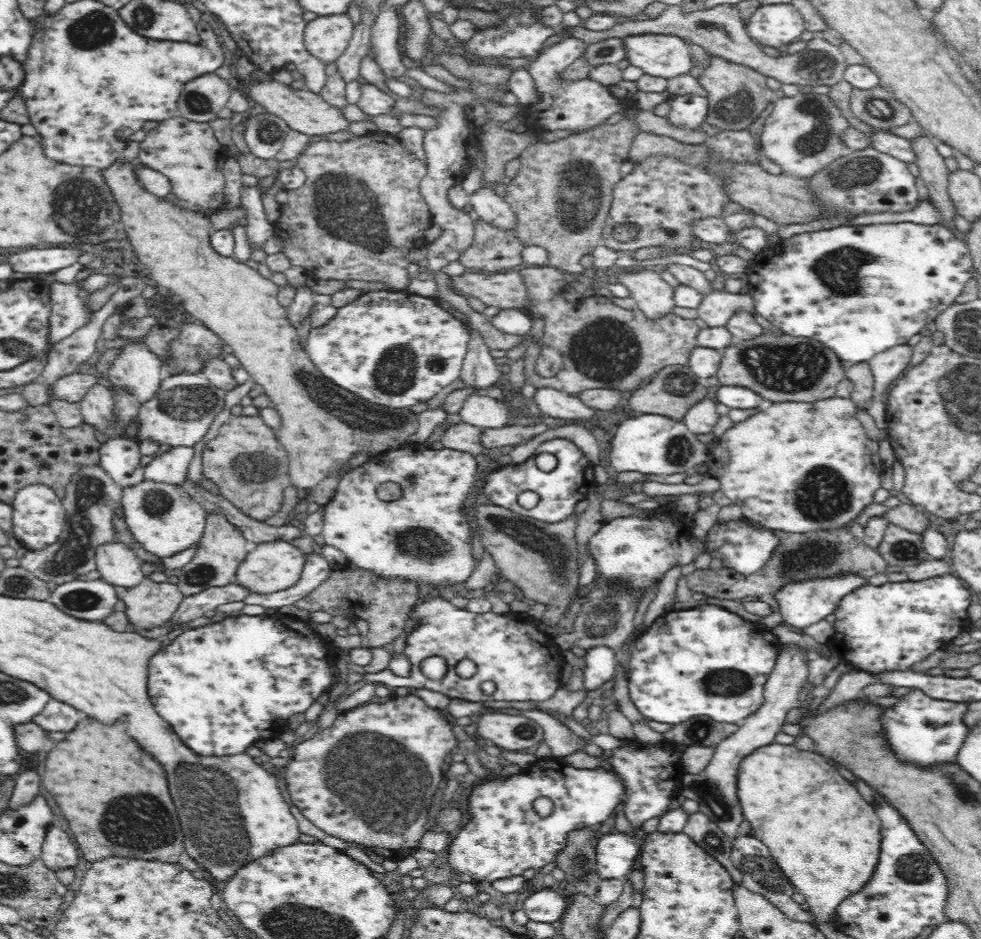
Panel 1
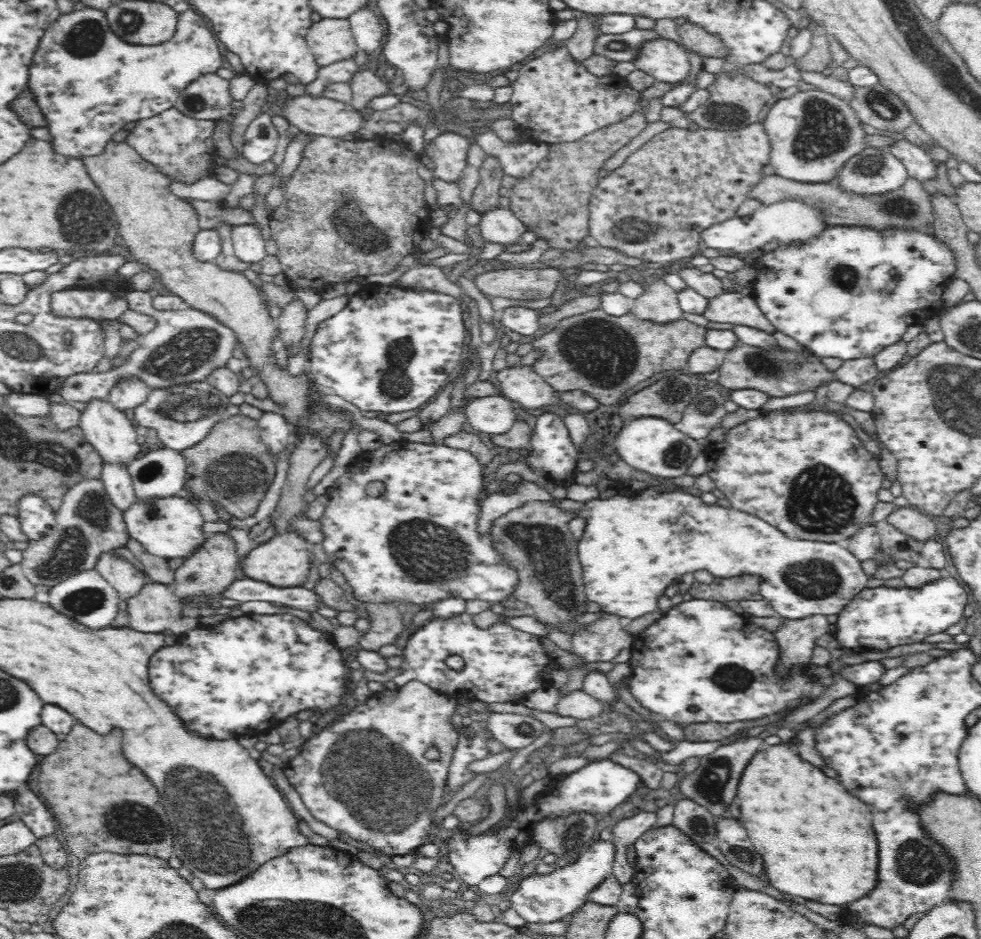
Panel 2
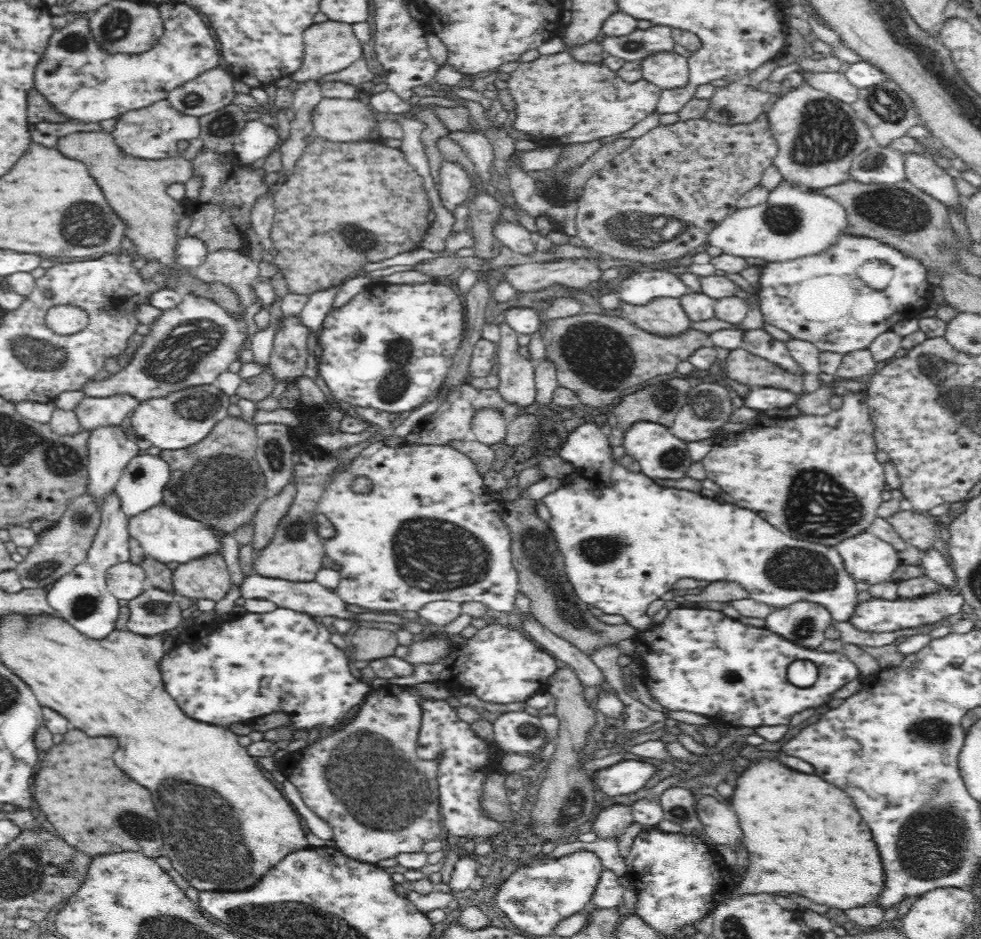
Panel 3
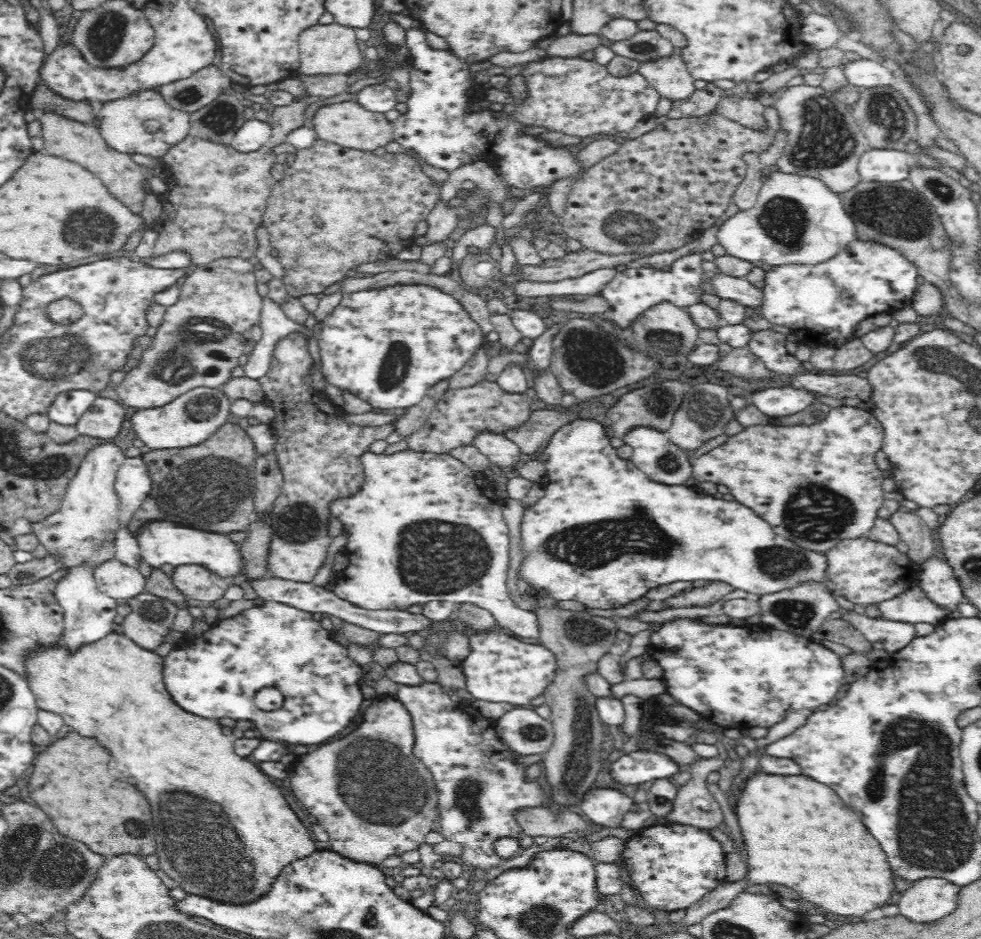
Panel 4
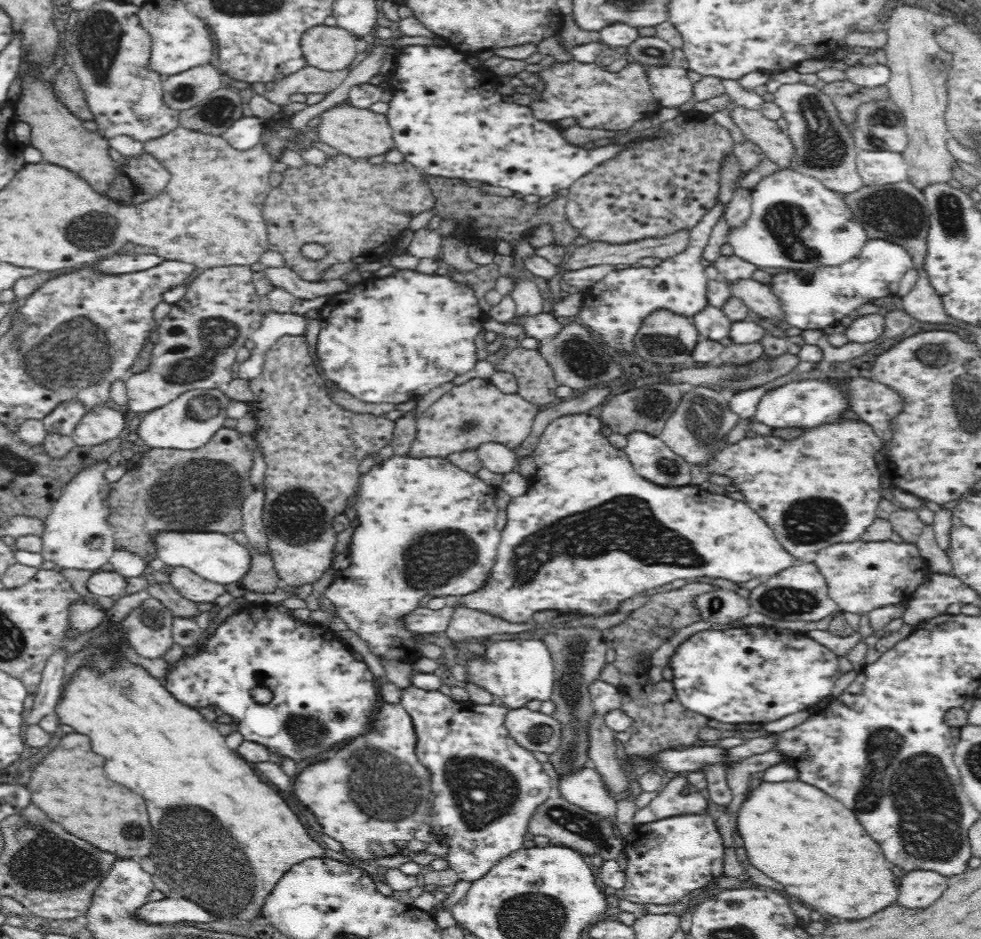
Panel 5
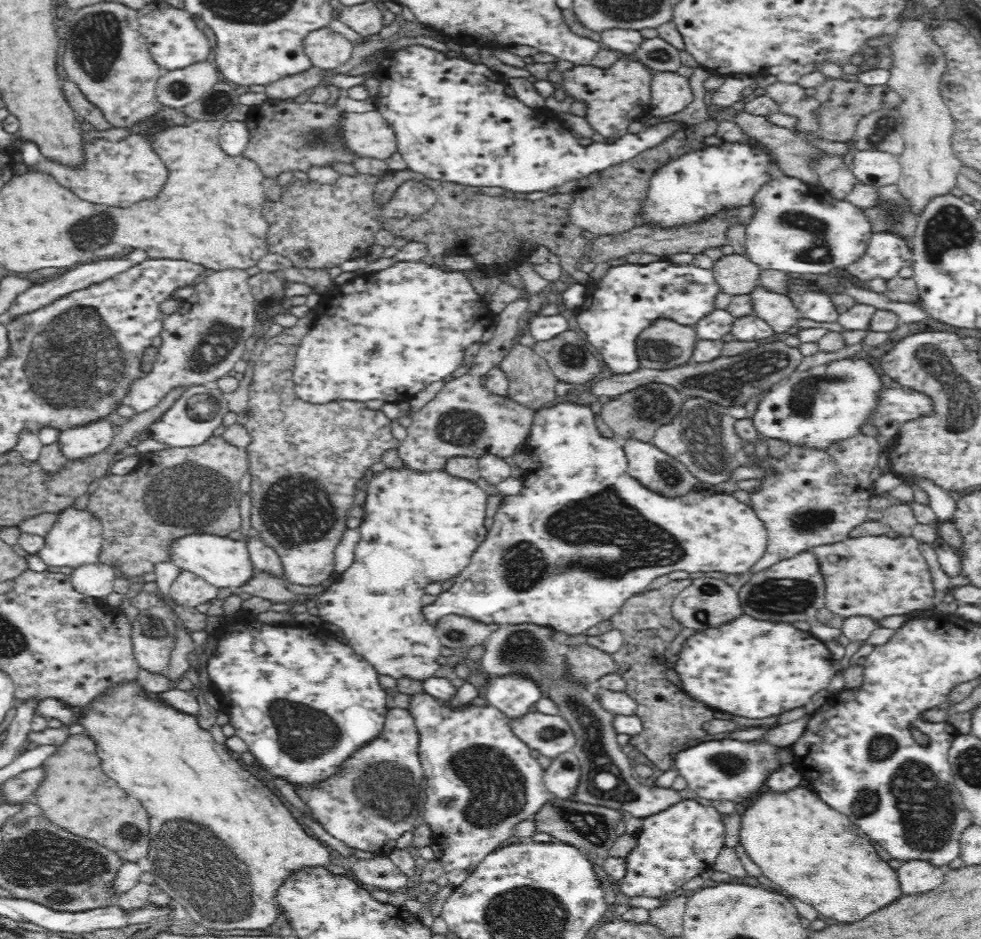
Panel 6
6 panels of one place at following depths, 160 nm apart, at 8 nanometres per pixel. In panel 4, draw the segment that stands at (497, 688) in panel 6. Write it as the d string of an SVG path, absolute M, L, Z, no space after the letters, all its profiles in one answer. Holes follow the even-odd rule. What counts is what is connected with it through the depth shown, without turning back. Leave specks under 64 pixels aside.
M480 632L469 636L469 645L472 652L461 665L467 678L466 688L475 699L509 702L521 707L543 695L554 682L557 658L551 649L542 644L528 644L504 633Z

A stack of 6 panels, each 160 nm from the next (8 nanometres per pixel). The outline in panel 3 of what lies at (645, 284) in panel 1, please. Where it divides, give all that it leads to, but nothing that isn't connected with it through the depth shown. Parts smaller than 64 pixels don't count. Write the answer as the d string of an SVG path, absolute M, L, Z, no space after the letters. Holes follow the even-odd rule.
M674 298L656 299L646 307L635 307L621 301L619 309L634 328L650 336L674 340L692 330L693 322L689 321L679 300Z

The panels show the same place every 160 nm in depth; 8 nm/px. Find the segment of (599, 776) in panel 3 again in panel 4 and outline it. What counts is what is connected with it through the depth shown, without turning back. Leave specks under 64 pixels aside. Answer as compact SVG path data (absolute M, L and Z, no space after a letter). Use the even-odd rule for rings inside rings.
M654 750L630 752L610 765L610 775L622 785L638 785L658 778L684 775L686 768L668 754Z

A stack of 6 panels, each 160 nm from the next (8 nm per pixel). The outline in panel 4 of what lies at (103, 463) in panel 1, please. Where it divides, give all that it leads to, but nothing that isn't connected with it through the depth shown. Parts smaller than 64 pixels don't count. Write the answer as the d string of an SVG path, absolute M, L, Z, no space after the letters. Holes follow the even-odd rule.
M76 567L68 571L69 573L57 582L55 595L63 608L63 631L58 649L71 655L76 654L82 646L92 644L113 632L117 603L113 598L96 590L96 583L92 579L93 570L90 567Z

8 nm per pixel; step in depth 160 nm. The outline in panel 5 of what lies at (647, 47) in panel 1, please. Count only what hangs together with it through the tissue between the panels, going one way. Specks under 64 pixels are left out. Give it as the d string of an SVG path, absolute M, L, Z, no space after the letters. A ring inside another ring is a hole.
M648 67L647 75L660 107L680 109L694 102L693 84L683 67Z

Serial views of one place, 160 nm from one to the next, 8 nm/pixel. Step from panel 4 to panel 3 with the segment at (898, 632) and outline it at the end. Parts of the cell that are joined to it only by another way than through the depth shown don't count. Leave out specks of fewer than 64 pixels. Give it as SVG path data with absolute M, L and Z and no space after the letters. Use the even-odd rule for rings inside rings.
M596 424L576 426L564 442L559 442L553 456L570 465L570 472L559 478L560 486L542 499L550 512L550 518L544 522L545 530L553 548L556 542L554 551L562 556L564 572L561 574L566 574L573 594L584 604L592 604L605 613L621 614L635 629L645 630L652 626L651 618L644 614L648 605L668 592L680 578L736 583L752 600L771 607L790 604L798 597L807 597L808 600L823 604L836 622L849 621L864 631L890 632L920 626L920 632L904 636L902 642L897 641L897 651L903 655L920 650L930 640L930 635L922 632L924 625L960 612L964 604L962 595L950 589L918 600L902 601L897 598L885 601L872 598L858 604L856 585L844 574L835 547L794 540L772 528L772 524L766 520L758 518L752 510L740 508L735 503L718 503L701 493L658 486L654 479L650 480L642 471L632 472L622 466L620 461L614 460L608 436Z

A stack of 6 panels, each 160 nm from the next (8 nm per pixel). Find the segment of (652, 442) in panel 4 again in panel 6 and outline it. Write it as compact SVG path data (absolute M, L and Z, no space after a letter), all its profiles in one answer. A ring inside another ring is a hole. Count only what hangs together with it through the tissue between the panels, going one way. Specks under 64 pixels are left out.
M628 439L624 450L628 456L627 473L645 489L666 498L681 497L696 490L697 479L688 468L651 443Z

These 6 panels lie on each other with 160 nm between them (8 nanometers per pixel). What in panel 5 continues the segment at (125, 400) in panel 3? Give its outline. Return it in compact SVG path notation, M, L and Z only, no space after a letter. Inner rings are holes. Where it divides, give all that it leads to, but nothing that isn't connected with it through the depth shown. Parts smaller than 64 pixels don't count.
M96 408L88 412L74 426L70 439L74 446L100 446L112 438L118 437L124 426L123 414L110 408Z

